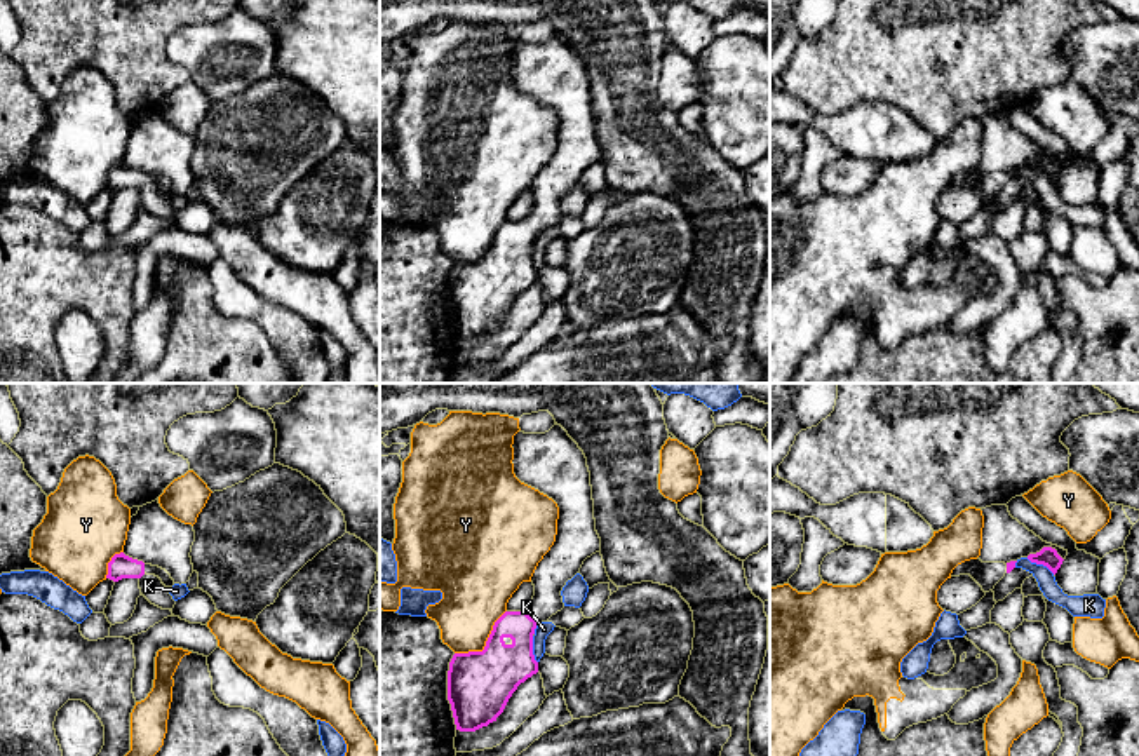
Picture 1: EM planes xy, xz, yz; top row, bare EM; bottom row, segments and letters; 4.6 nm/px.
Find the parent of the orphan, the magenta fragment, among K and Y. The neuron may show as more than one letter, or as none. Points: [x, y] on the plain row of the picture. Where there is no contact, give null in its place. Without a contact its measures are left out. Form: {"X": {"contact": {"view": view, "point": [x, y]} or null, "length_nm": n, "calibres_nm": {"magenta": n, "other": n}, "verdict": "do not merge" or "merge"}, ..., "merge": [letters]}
{"K": {"contact": {"view": "yz", "point": [1040, 173]}, "length_nm": 150, "calibres_nm": {"magenta": 90, "other": 90}, "verdict": "do not merge"}, "Y": {"contact": {"view": "xz", "point": [486, 253]}, "length_nm": 320, "calibres_nm": {"magenta": 300, "other": 300}, "verdict": "do not merge"}, "merge": []}

